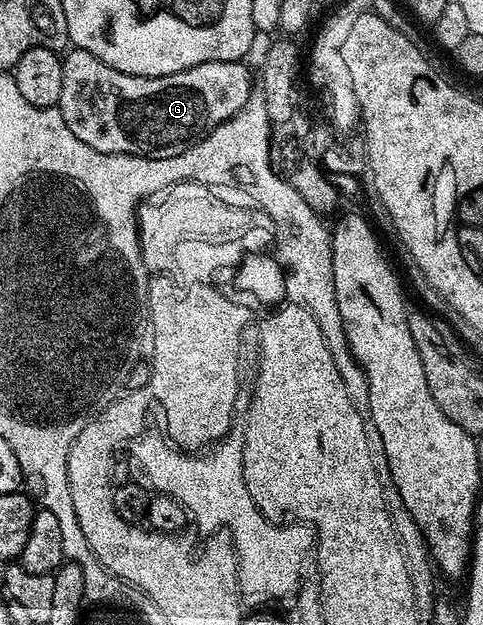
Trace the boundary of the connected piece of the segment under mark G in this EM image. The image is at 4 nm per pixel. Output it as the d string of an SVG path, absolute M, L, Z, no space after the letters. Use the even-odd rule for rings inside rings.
M69 48L62 60L62 95L58 106L62 119L86 147L103 153L125 153L131 157L182 155L182 151L197 145L214 127L242 111L254 91L253 74L240 61L207 61L170 75L135 77L102 63L102 59L85 49Z

